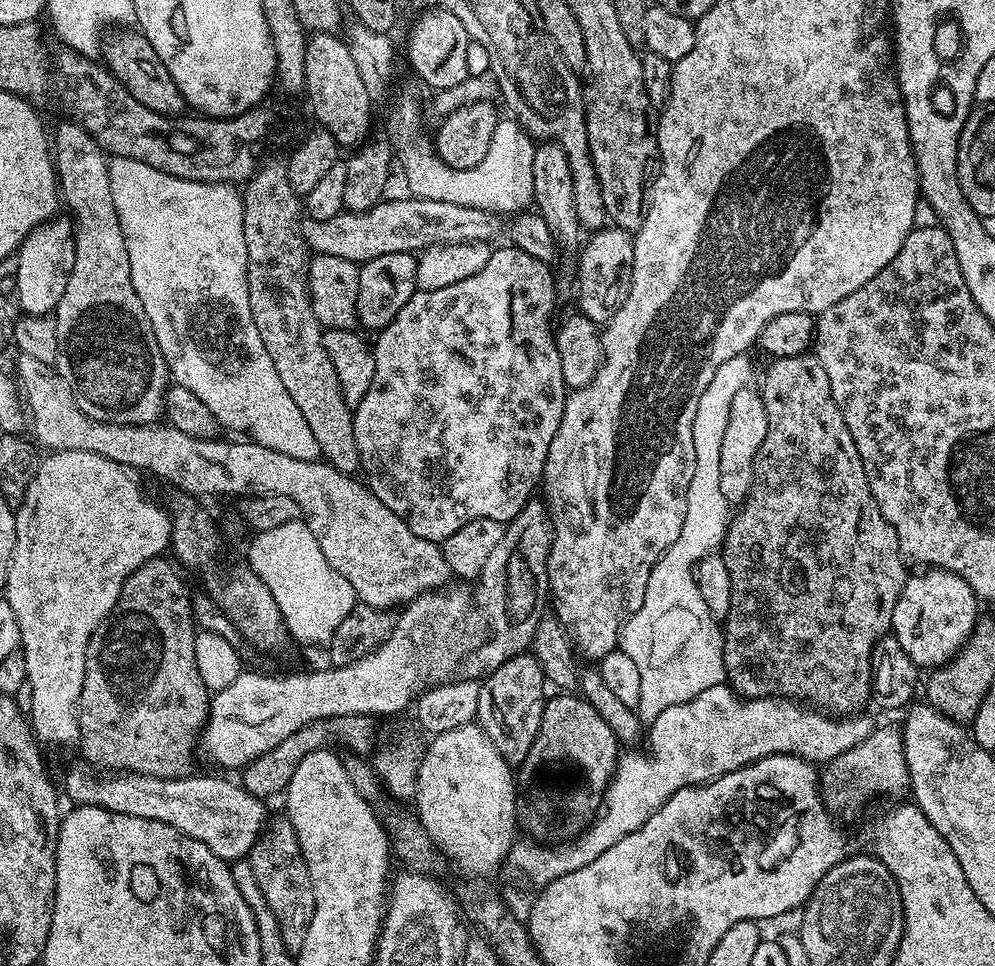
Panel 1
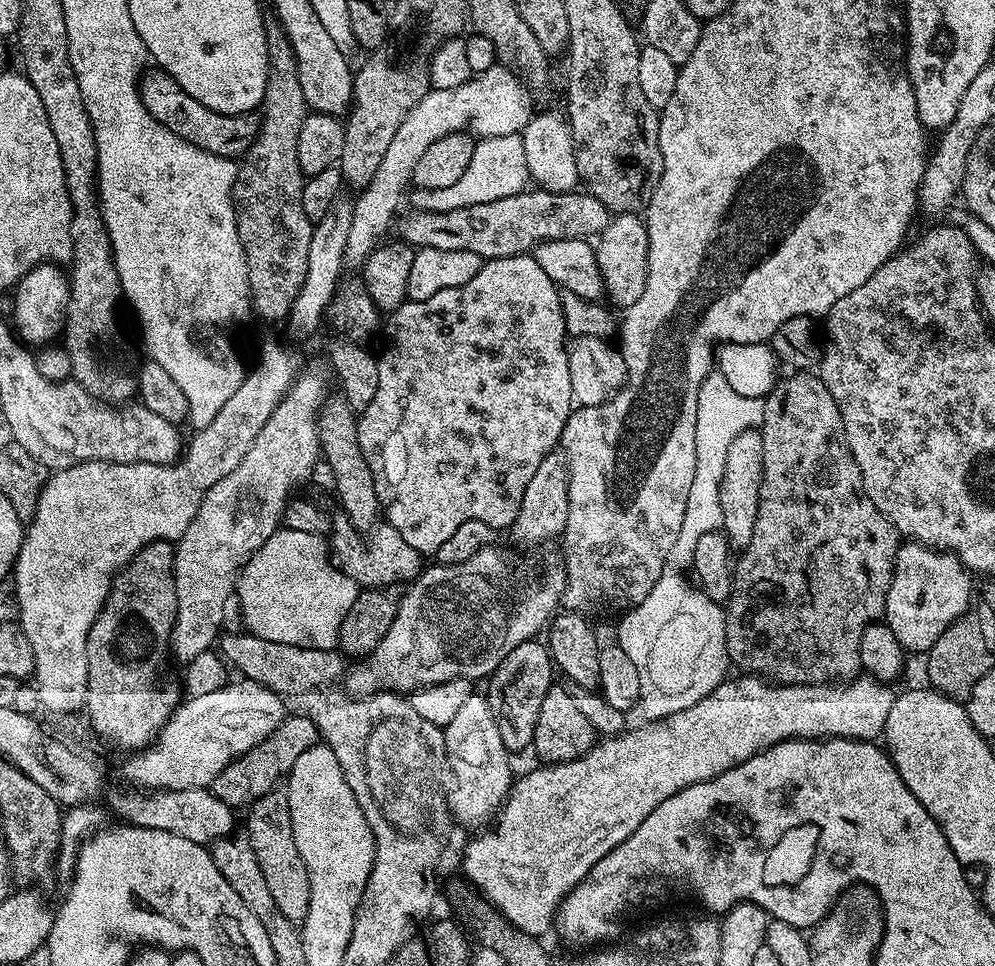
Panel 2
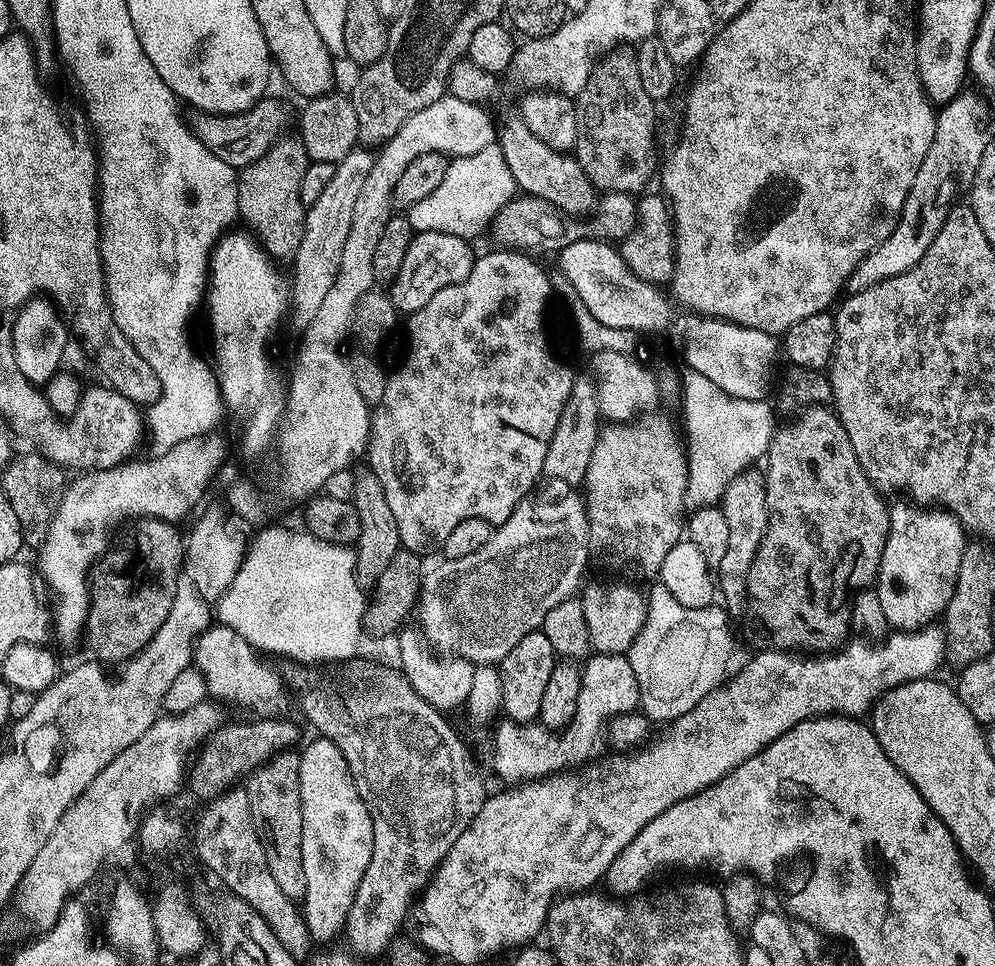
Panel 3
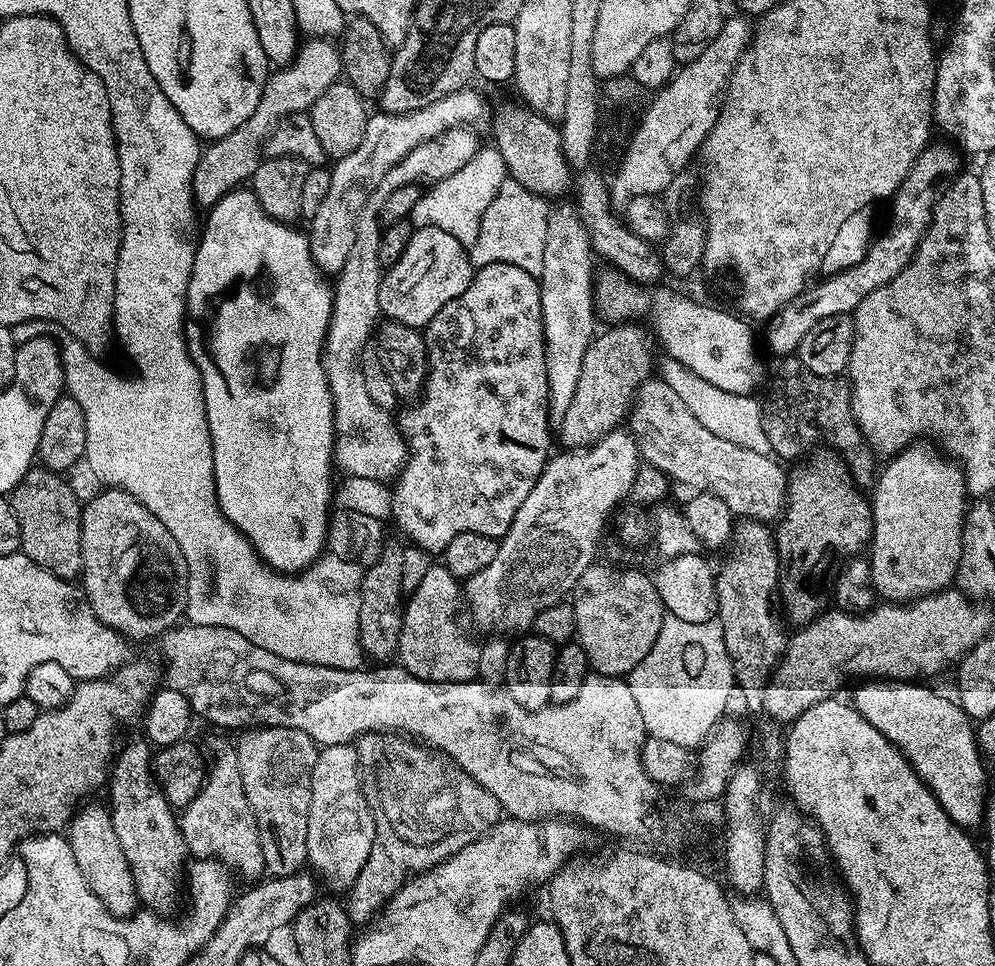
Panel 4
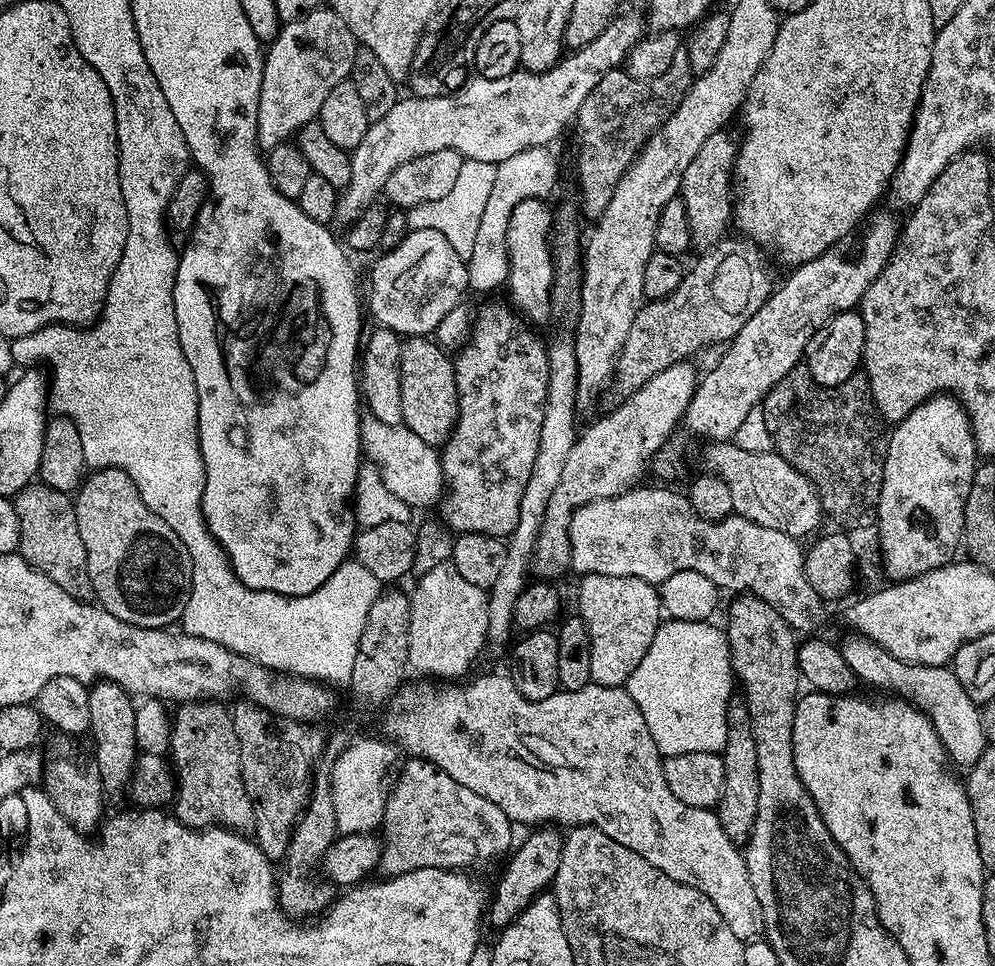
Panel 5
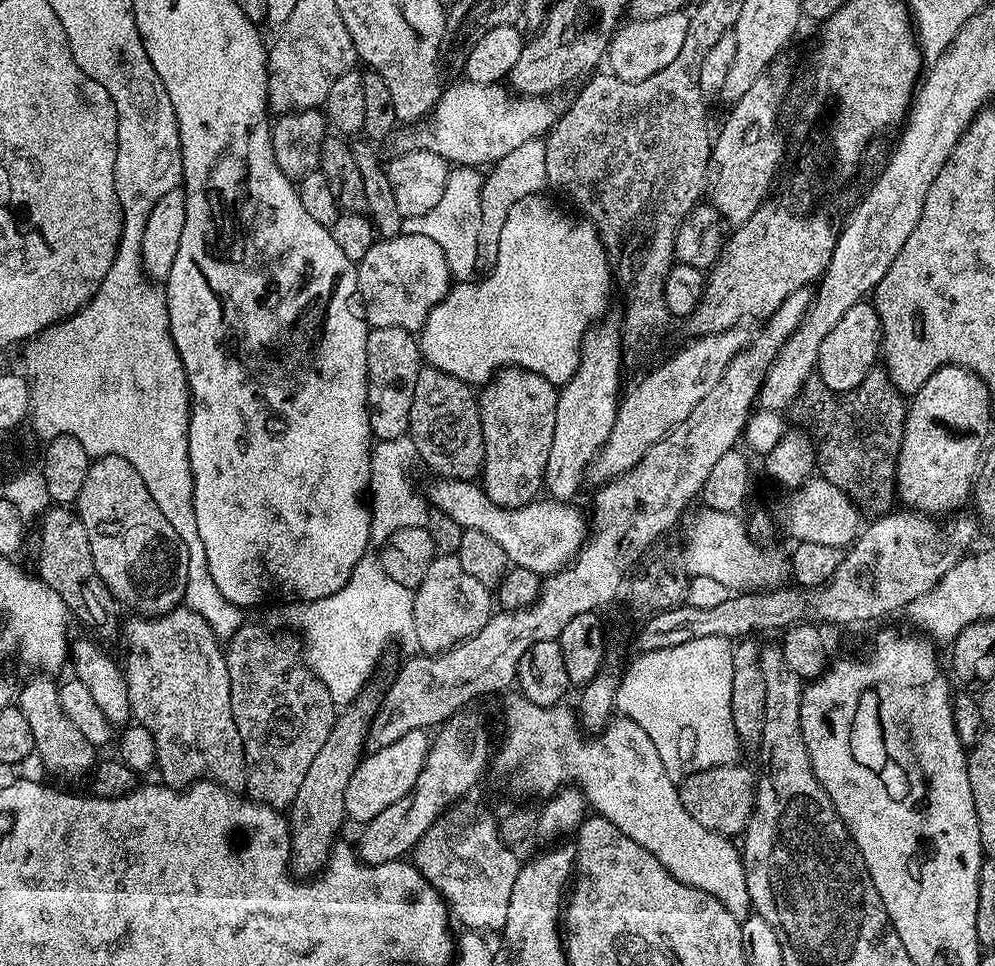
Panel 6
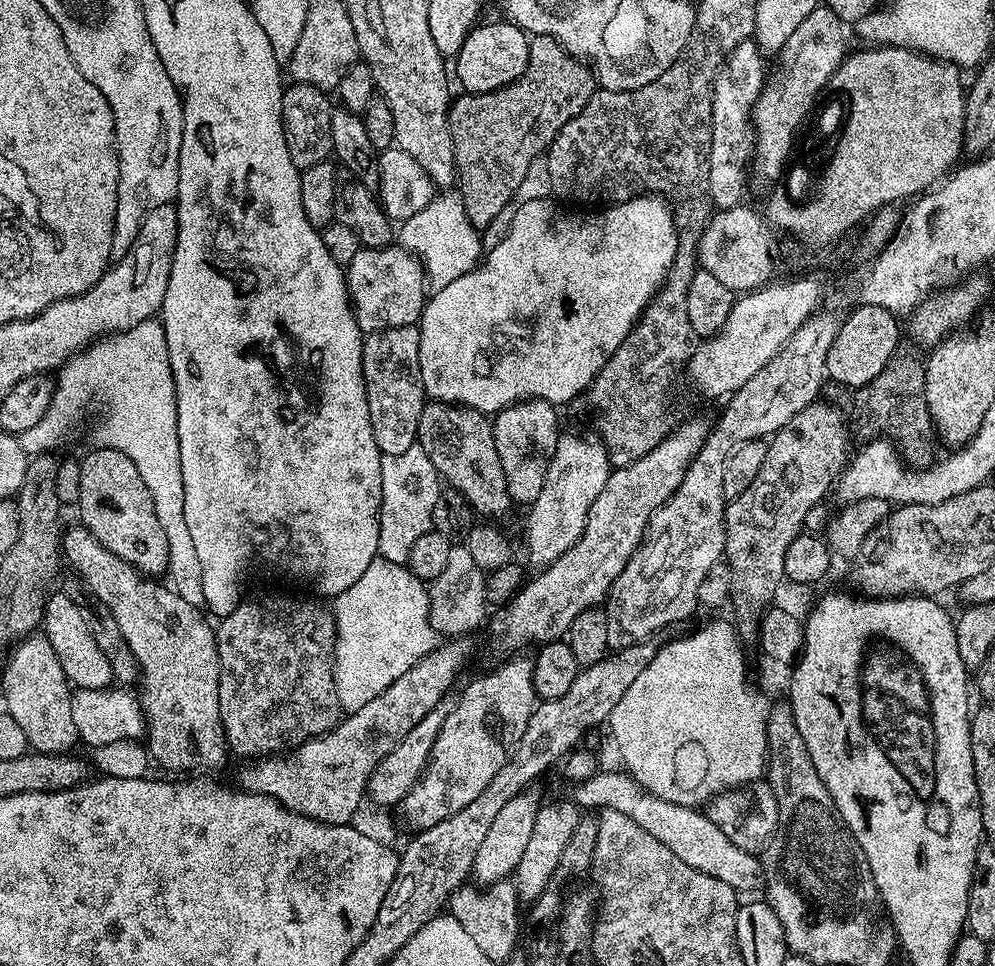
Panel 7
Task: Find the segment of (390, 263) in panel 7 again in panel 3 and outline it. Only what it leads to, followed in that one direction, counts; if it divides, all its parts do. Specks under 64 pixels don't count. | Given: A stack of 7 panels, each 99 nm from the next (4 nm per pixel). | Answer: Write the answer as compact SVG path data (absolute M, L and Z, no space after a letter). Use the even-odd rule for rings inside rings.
M418 232L410 242L410 250L406 250L406 258L402 262L402 270L390 282L390 295L397 313L411 314L422 310L438 290L446 290L446 286L454 286L462 282L470 274L476 256L472 252L473 245L454 234L441 232Z

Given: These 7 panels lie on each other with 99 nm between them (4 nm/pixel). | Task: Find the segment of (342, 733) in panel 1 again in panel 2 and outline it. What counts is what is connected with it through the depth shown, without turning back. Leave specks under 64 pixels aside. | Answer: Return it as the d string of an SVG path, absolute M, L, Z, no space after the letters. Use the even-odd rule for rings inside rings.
M289 715L262 742L252 747L244 755L240 755L222 770L210 785L210 791L222 798L234 810L247 807L253 801L273 791L292 771L298 757L306 750L312 749L321 741L317 724L306 715Z

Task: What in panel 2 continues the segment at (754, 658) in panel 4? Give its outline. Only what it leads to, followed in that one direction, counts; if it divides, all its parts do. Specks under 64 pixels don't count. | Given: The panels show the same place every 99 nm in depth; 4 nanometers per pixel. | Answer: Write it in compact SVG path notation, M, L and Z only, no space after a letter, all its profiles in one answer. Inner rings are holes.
M747 428L730 442L730 451L726 454L726 467L722 470L722 486L718 498L722 502L722 531L728 537L728 546L732 550L742 550L750 546L750 537L754 535L754 522L758 522L758 502L764 473L764 434L756 428Z

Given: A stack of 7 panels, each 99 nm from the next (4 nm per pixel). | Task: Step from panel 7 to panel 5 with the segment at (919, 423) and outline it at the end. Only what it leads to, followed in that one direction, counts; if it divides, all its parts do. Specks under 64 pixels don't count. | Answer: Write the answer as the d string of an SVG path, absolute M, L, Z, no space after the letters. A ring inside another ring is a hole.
M803 362L796 365L782 382L770 389L762 401L766 430L770 430L772 447L794 470L798 470L816 487L825 513L828 512L840 524L852 524L873 515L882 490L882 470L888 453L888 436L885 421L872 401L868 377L863 371L855 372L846 382L833 388L814 382L810 370Z

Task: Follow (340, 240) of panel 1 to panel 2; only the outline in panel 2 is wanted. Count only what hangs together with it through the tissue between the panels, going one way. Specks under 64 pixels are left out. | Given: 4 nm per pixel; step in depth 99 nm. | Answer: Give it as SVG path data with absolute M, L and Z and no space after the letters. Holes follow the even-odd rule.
M525 190L510 194L510 198L462 206L449 212L408 210L404 217L399 217L399 239L415 249L470 250L478 254L481 261L497 260L531 253L543 240L595 238L610 219L608 208L586 190L532 191Z

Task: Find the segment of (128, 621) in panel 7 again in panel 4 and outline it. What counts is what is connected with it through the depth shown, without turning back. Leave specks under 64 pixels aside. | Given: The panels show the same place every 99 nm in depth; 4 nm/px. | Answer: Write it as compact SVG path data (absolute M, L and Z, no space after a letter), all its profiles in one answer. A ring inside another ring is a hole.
M212 740L208 748L210 767L204 777L202 790L178 816L189 857L196 860L227 862L239 879L241 876L242 879L248 880L247 882L259 881L266 872L262 858L262 842L258 838L254 810L250 810L246 789L242 787L242 770L238 770L238 754L235 747L224 740Z

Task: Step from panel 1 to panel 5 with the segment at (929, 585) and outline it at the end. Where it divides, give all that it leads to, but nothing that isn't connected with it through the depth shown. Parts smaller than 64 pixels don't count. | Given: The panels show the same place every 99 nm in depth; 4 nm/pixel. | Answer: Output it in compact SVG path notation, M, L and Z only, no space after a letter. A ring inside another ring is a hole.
M941 394L931 396L926 402L922 402L914 409L906 419L899 421L891 429L888 436L888 453L884 459L884 469L882 470L882 490L878 498L878 506L874 513L876 528L880 531L880 552L884 555L884 568L888 571L888 576L892 582L901 582L904 580L913 580L916 576L926 574L935 568L941 568L947 564L953 563L961 551L962 541L964 539L964 511L966 510L966 494L970 494L970 482L974 478L974 470L978 463L978 453L976 450L976 439L972 433L972 424L968 420L968 411L960 405L960 401L951 394Z

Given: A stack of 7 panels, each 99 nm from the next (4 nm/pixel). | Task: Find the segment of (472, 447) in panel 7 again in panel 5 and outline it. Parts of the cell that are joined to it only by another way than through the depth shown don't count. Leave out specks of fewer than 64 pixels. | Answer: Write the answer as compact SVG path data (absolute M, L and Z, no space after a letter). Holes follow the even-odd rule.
M405 336L400 341L400 377L402 378L402 423L422 442L433 446L443 445L452 434L456 425L458 410L458 394L456 393L456 367L451 355L447 356L445 349L435 339L428 336Z

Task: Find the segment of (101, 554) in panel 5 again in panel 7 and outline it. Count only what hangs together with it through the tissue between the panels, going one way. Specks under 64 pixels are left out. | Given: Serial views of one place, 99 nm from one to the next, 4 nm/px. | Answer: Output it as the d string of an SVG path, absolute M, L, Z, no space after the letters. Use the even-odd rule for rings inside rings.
M93 447L92 453L85 460L79 461L80 465L80 502L78 511L82 519L83 527L90 530L90 534L94 534L94 538L98 538L98 542L102 542L102 546L106 546L106 550L110 550L110 554L118 554L118 558L122 558L126 563L132 565L137 572L147 574L149 577L156 578L167 573L168 570L168 543L166 542L166 532L162 530L162 522L158 522L158 514L154 510L154 498L150 494L150 490L146 486L146 482L142 482L142 474L138 474L138 466L134 466L134 462L130 462L130 458L126 458L126 454L122 454L113 448Z

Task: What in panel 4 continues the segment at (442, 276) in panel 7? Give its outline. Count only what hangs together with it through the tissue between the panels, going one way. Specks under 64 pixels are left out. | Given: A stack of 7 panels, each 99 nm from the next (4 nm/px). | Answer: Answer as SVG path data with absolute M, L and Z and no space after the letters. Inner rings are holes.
M495 146L477 147L474 158L470 158L470 162L466 162L466 166L462 166L462 170L454 170L454 174L450 174L450 178L435 181L429 190L421 191L418 198L418 206L414 206L410 220L416 228L425 228L426 226L438 226L438 230L446 230L446 234L454 234L454 238L458 238L458 242L465 246L471 246L474 238L478 238L478 226L482 226L482 214L486 214L486 206L490 206L490 202L494 202L494 194L498 194L498 190L502 186L502 182L509 179L508 167L506 162L502 162L502 154Z

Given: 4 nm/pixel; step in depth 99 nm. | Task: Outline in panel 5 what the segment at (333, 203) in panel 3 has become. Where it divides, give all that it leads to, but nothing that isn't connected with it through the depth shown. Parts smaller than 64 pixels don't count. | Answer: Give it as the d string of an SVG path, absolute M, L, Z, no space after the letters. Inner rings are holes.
M621 11L613 16L612 21L604 27L602 34L594 38L586 46L573 51L572 56L565 55L555 68L546 72L530 72L517 70L506 78L482 78L473 75L464 81L459 92L451 92L449 96L412 96L404 100L397 99L394 110L386 114L386 118L378 118L371 121L366 130L366 138L358 142L356 148L351 149L350 155L350 182L340 192L338 206L336 207L336 220L341 225L347 226L362 214L370 205L377 203L379 194L383 188L389 187L388 179L398 166L410 162L414 158L422 158L434 150L446 150L452 148L465 160L477 160L478 162L490 162L497 165L506 158L514 158L527 148L542 148L551 145L551 140L556 140L564 132L564 127L575 121L582 102L586 102L586 94L602 82L606 74L617 71L627 61L629 50L645 35L646 28L632 12Z

